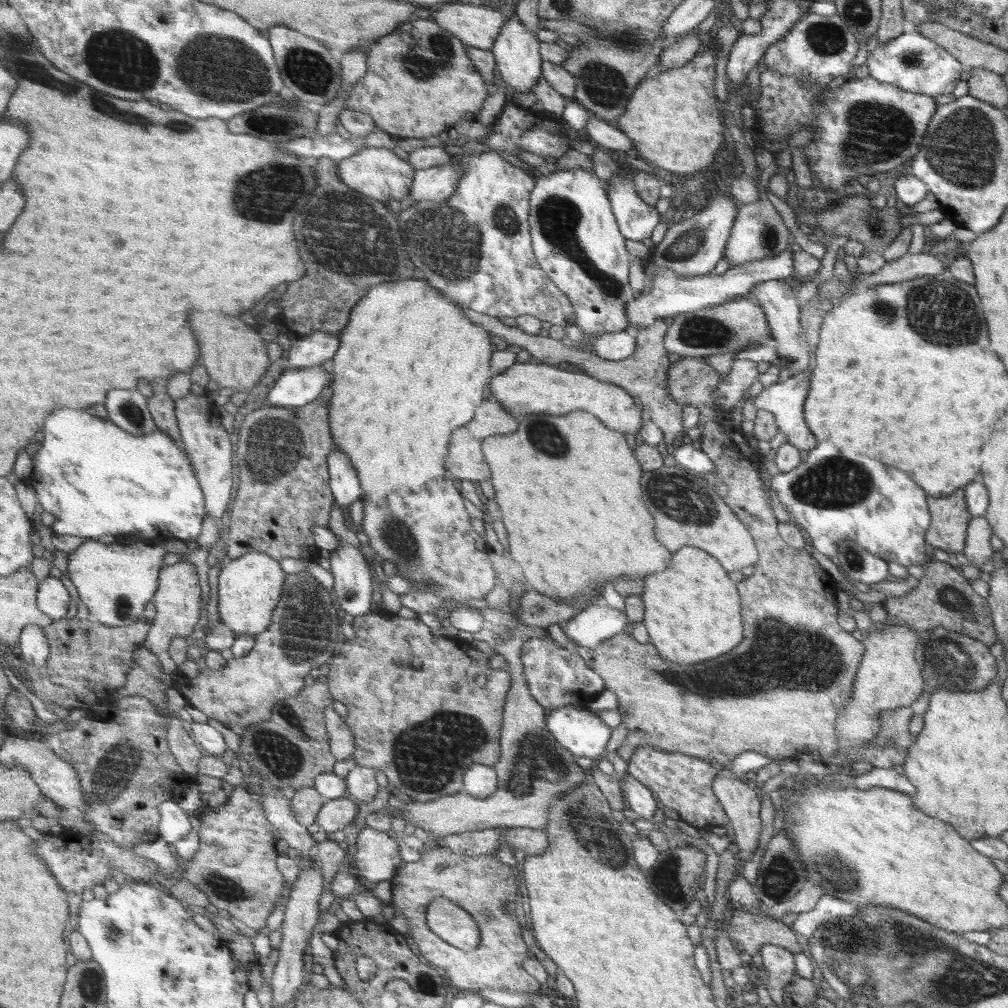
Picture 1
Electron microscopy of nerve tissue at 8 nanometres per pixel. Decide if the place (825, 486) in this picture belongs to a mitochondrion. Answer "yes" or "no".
yes

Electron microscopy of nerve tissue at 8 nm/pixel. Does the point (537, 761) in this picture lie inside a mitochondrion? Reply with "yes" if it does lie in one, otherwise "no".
yes

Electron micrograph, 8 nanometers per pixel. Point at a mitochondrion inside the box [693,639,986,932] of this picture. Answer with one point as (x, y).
(783, 871)

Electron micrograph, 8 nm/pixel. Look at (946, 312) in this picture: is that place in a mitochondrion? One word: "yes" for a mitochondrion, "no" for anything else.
yes

